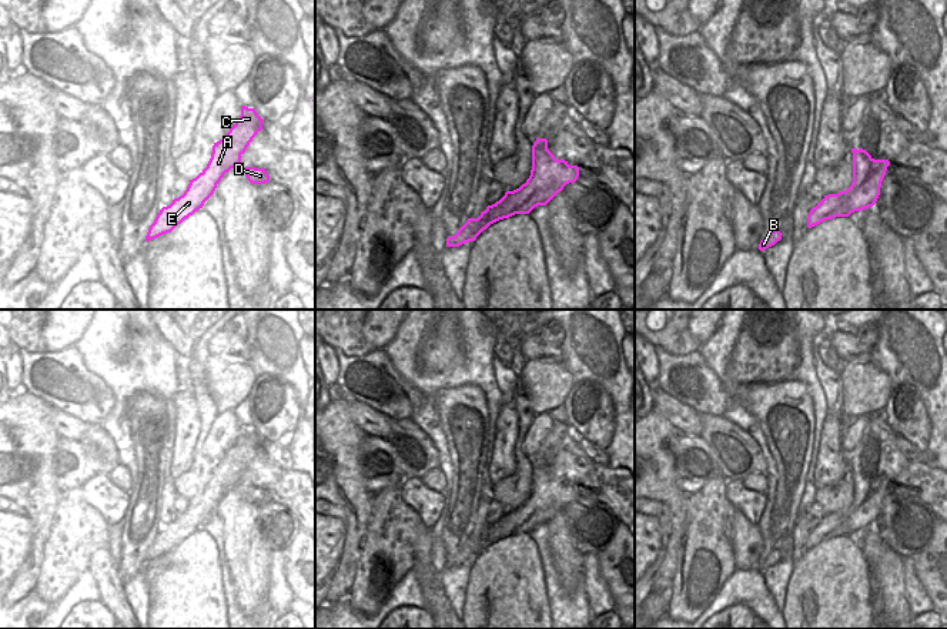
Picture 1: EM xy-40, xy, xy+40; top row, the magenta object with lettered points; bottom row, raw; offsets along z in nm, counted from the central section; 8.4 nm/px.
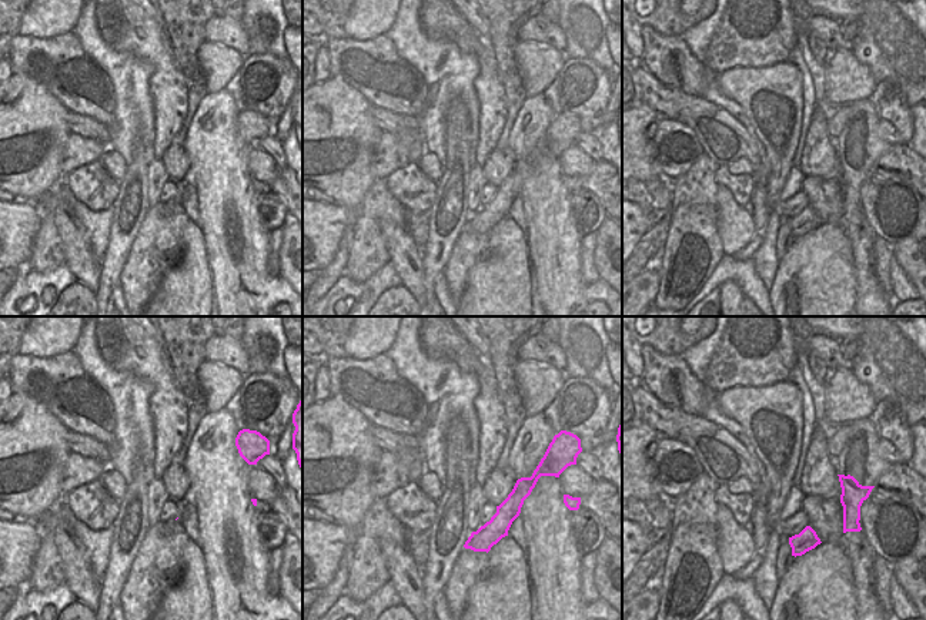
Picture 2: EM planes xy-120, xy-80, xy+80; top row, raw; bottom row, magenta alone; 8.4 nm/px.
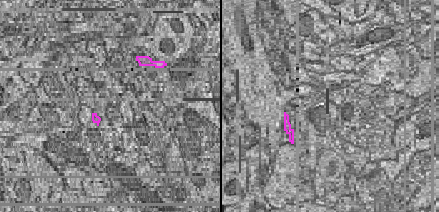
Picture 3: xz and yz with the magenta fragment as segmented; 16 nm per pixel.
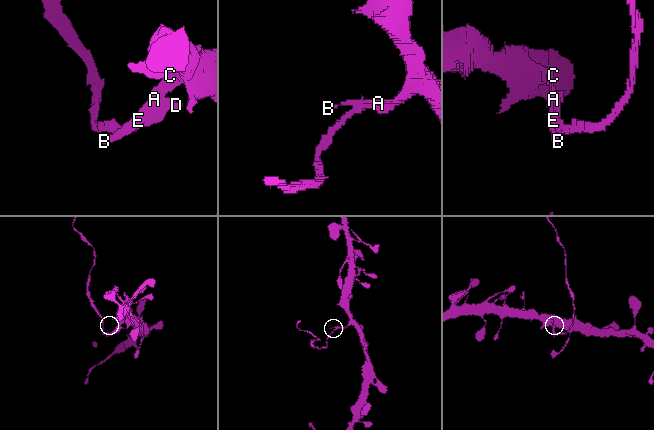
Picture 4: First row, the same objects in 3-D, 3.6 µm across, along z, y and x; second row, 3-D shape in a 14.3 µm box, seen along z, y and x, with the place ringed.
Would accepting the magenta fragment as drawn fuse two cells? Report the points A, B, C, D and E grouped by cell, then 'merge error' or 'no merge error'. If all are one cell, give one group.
A B C E / D; merge error

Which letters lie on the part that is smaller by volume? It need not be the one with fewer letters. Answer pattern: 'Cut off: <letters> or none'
Cut off: D

